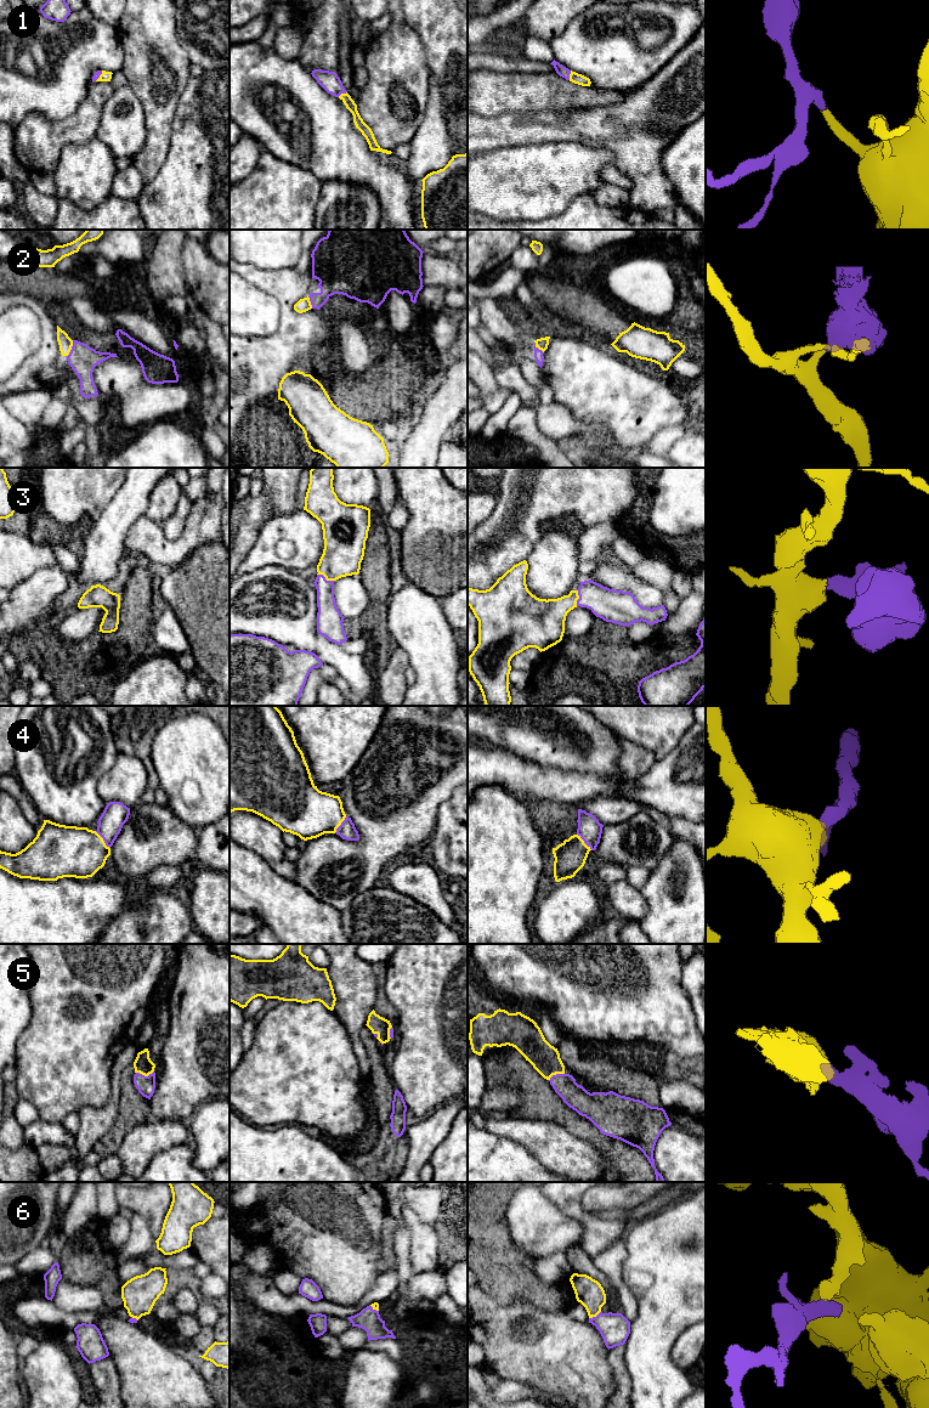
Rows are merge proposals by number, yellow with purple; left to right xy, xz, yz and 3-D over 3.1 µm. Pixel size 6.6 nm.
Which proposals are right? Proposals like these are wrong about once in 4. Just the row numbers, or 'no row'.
1, 2, 3, 4, 5, 6

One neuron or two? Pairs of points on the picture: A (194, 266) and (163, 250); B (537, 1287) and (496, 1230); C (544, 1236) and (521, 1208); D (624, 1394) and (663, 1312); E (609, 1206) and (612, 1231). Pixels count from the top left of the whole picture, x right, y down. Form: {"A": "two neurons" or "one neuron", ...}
{"A": "two neurons", "B": "one neuron", "C": "one neuron", "D": "two neurons", "E": "two neurons"}

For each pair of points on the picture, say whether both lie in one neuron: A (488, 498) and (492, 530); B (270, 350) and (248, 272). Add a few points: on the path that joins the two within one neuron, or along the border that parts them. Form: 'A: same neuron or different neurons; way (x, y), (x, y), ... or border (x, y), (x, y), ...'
A: different neurons; border (497, 495), (493, 512), (480, 525)
B: same neuron; way (287, 328), (287, 305), (284, 299), (270, 284)

